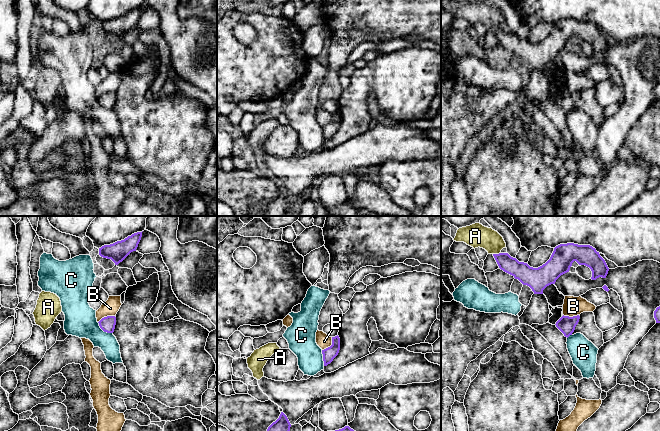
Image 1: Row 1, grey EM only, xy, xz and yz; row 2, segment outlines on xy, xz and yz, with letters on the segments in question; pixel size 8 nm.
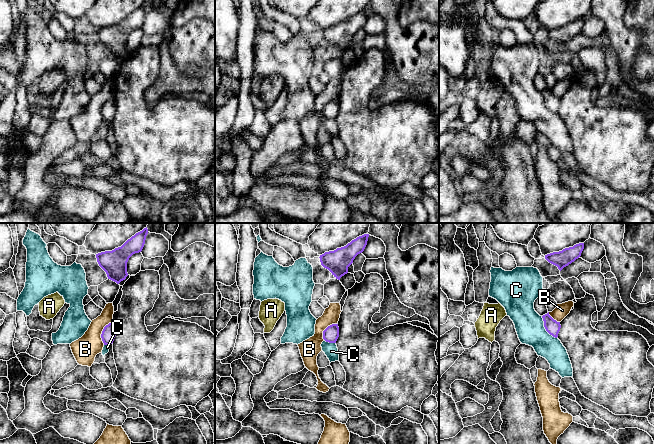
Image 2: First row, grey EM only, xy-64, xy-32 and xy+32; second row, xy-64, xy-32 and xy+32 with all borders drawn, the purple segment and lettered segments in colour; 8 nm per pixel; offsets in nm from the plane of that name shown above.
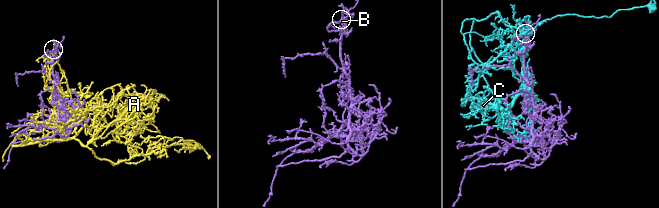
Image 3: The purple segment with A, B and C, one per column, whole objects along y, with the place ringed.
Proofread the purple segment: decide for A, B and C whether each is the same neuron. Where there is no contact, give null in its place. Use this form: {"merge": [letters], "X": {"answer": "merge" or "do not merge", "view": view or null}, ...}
{"merge": [], "A": {"answer": "do not merge", "view": "yz"}, "B": {"answer": "do not merge", "view": "xz"}, "C": {"answer": "do not merge", "view": "xy"}}

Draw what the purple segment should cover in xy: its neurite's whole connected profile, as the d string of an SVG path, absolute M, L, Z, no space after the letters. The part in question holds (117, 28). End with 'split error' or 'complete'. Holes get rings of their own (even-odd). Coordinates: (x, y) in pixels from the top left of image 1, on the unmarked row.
M137 8L124 16L117 17L110 21L104 21L99 24L99 31L103 34L111 35L115 41L118 41L131 28L136 27L141 13L142 8Z; complete

